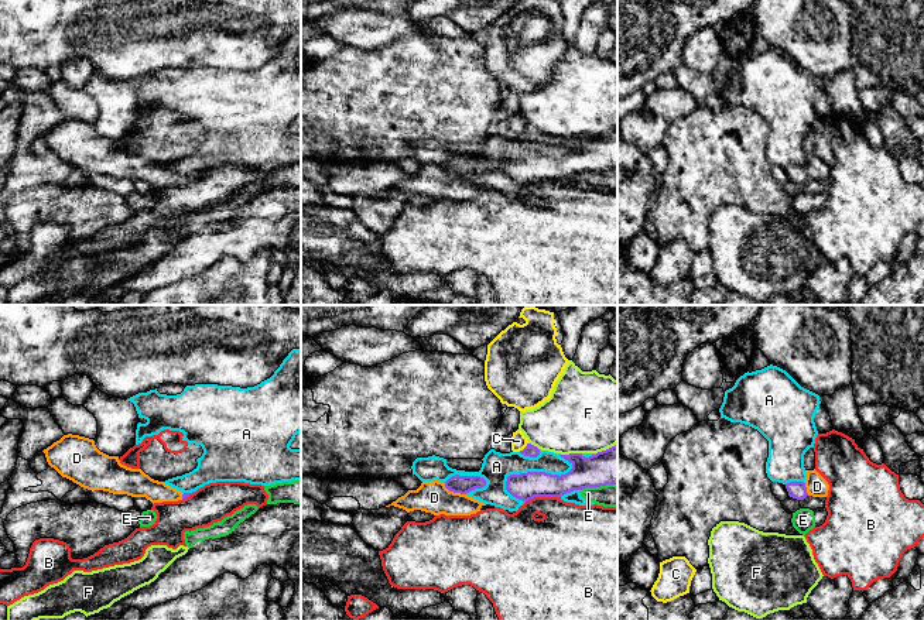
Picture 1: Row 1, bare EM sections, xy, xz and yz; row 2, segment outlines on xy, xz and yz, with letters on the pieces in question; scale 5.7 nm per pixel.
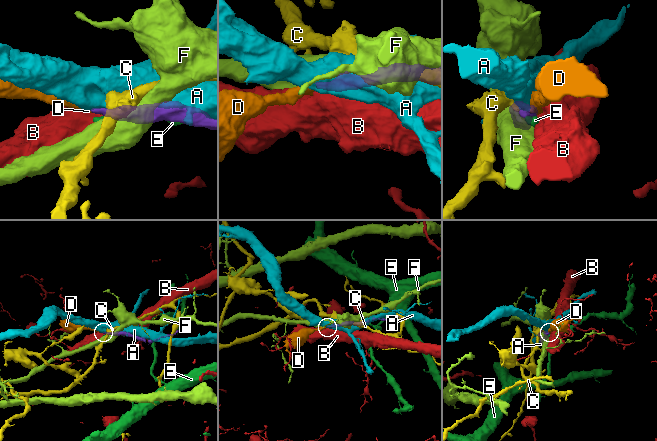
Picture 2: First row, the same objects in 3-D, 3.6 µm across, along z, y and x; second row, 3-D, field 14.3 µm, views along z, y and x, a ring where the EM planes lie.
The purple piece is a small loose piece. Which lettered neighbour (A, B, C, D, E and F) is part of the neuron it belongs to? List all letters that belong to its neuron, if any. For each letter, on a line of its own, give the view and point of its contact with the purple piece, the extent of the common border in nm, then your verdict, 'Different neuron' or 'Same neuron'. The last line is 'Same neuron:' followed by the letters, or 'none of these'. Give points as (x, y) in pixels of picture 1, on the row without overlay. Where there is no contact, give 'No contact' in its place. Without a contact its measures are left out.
A: Touches purple at xz (536, 156). Shared border 420 nm. Different neuron
B: Touches purple at xz (543, 180). Shared border 200 nm. Different neuron
C: Touches purple at xz (524, 132). Shared border 80 nm. Different neuron
D: Touches purple at xz (454, 175). Shared border 140 nm. Same neuron
E: Touches purple at xz (598, 170). Shared border 220 nm. Different neuron
F: Touches purple at xz (571, 137). Shared border 120 nm. Different neuron
Same neuron: D

